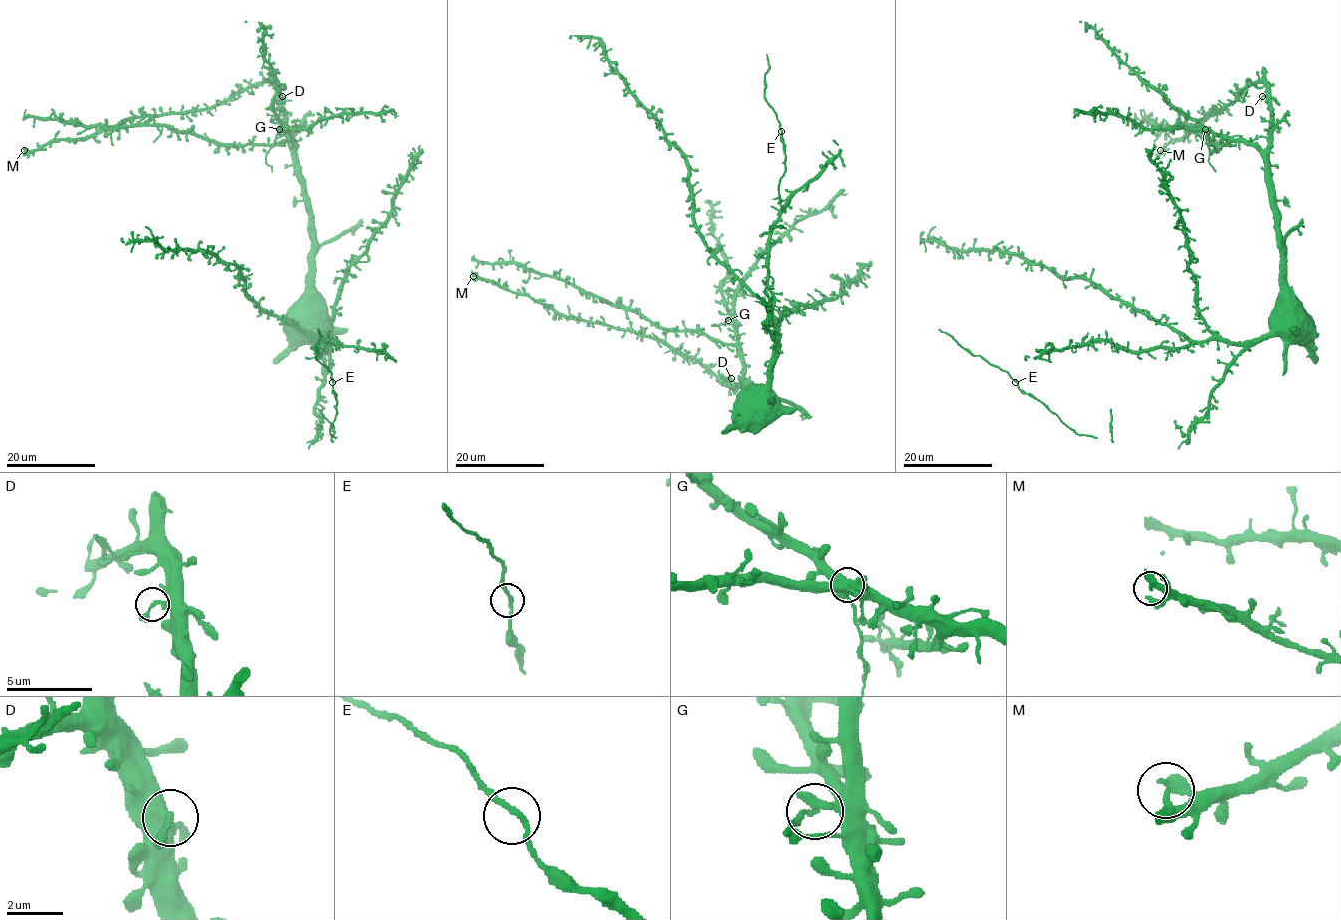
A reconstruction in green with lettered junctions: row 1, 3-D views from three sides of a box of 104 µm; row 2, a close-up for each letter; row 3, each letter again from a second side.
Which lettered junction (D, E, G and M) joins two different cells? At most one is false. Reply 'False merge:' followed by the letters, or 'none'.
False merge: G

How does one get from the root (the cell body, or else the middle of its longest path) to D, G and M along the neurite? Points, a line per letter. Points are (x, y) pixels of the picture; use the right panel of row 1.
D: (1290, 317), (1290, 298), (1284, 291), (1274, 190), (1269, 173), (1270, 102), (1262, 96)
G: (1290, 317), (1290, 298), (1284, 291), (1274, 190), (1267, 159), (1252, 146), (1222, 139), (1205, 129)
M: (1290, 317), (1269, 173), (1270, 89), (1262, 81), (1250, 84), (1223, 109), (1160, 150)

